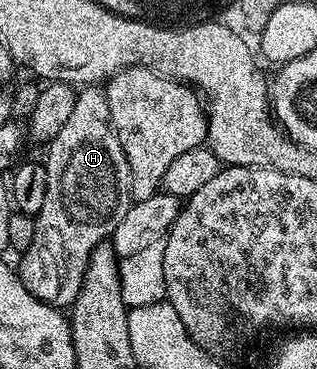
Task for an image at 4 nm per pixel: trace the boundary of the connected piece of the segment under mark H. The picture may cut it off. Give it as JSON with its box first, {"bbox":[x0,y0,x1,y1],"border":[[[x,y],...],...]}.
{"bbox":[18,86,134,310],"border":[[[84,86],[76,93],[74,110],[62,130],[47,145],[48,181],[46,182],[46,202],[35,216],[36,229],[34,242],[19,257],[18,271],[20,279],[28,286],[30,294],[42,302],[61,310],[67,309],[78,298],[86,274],[90,254],[105,243],[116,231],[134,203],[132,198],[132,171],[126,162],[122,146],[112,131],[108,117],[108,103],[103,91],[96,86]]]}

